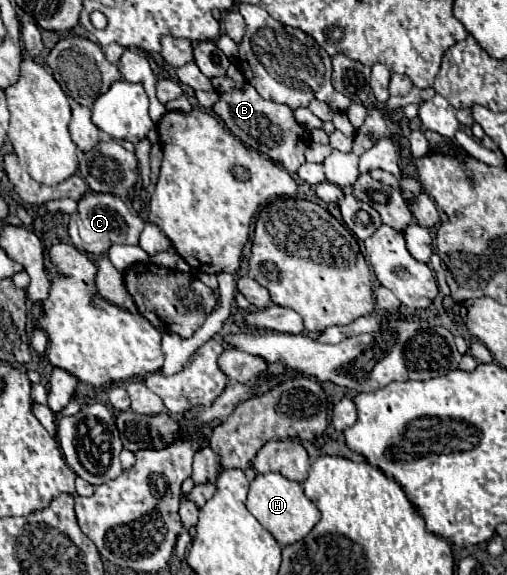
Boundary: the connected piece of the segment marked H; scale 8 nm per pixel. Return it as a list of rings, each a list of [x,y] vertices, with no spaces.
[[[259,473],[249,487],[247,509],[277,539],[279,545],[301,541],[319,521],[319,509],[305,497],[301,483],[285,479],[281,473]]]

